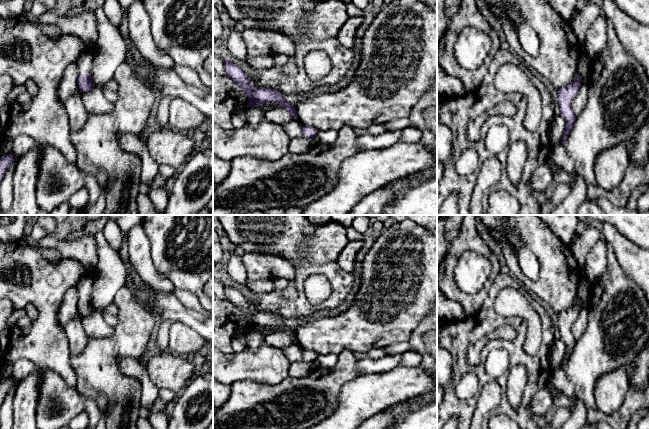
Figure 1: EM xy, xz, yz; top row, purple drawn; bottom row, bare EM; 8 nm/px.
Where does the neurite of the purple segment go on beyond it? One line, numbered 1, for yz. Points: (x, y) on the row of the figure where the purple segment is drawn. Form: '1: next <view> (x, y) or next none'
1: next none

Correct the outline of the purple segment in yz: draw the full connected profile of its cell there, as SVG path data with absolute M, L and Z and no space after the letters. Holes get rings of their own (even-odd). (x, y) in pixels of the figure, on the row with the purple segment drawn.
M576 73L576 77L571 84L563 86L558 90L560 114L566 121L566 128L561 141L562 144L566 142L571 130L574 127L577 118L577 116L571 108L571 102L574 99L574 97L578 94L580 86L581 83L579 75L578 73Z

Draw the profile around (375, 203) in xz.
M414 174L394 181L390 186L384 186L377 191L364 197L347 215L383 215L385 208L394 203L398 196L404 192L412 183L410 180Z

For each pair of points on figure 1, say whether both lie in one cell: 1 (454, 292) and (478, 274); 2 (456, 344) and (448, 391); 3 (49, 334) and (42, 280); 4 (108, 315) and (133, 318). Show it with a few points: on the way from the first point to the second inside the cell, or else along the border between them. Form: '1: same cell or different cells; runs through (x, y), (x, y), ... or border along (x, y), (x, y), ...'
1: different cells; border along (455, 265), (454, 281), (461, 290), (482, 289)
2: same cell; runs through (458, 356), (458, 373), (454, 379)
3: same cell; runs through (47, 321), (46, 293)
4: different cells; border along (112, 302), (117, 316), (117, 322), (113, 327)

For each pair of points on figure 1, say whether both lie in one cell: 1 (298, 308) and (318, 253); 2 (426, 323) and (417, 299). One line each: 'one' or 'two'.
1: two
2: two

